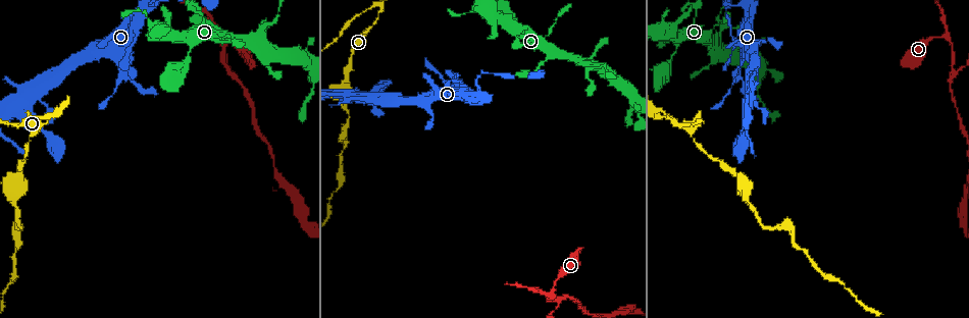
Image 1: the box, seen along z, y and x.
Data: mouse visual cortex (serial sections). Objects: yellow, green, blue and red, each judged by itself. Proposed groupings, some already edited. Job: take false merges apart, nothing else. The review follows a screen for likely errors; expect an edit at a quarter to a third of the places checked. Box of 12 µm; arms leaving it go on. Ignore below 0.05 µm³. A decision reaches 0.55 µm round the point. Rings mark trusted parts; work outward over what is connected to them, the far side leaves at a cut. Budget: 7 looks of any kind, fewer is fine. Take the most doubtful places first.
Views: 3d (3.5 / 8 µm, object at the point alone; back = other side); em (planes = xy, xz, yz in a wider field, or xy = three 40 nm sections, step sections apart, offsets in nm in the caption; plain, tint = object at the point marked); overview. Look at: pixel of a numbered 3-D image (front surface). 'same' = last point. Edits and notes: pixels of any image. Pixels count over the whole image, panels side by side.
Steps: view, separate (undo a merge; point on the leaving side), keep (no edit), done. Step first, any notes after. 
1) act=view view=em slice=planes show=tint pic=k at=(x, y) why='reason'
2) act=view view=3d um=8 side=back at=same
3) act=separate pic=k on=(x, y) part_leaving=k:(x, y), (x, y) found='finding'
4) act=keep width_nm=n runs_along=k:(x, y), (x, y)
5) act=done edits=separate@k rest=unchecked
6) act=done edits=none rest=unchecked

act=view view=3d um=3.5 pic=1 at=(349, 91) why='sharp bend'

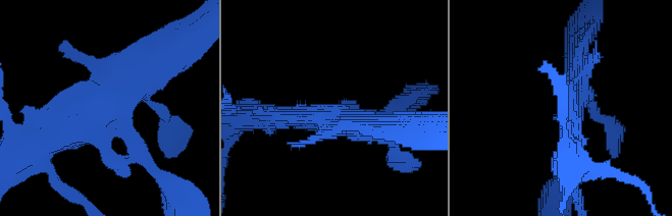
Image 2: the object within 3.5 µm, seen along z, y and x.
act=view view=em slice=xy step=5 show=tint pic=2 at=(106, 108)

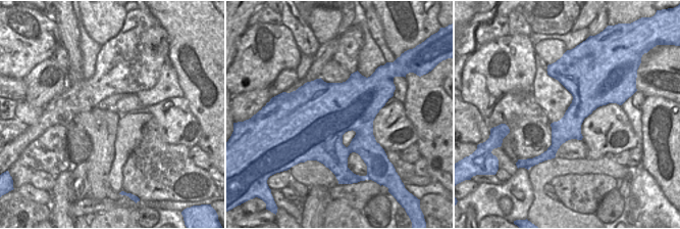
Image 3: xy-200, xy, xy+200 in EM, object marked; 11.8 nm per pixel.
act=keep width_nm=750 runs_along=2:(159, 66), (47, 145) found='all the same cell'

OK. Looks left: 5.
act=view view=3d um=3.5 pic=1 at=(52, 112) why='sharp bend'

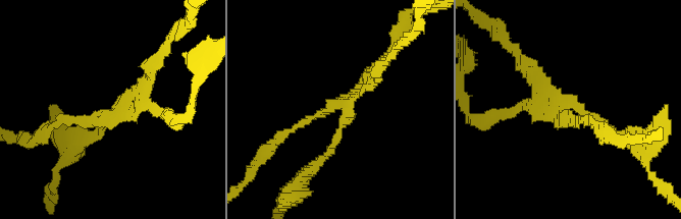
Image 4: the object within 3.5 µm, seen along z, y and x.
act=view view=em slice=xy step=5 show=tint pic=4 at=(580, 110)

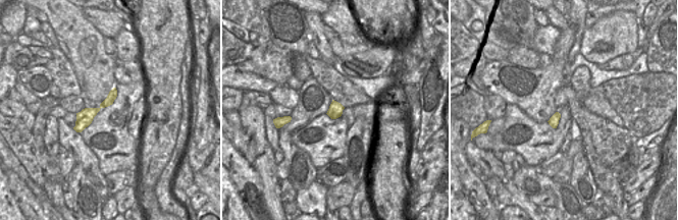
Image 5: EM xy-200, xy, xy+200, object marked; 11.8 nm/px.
act=separate pic=4 on=(306, 121) width_nm=170 part_leaving=4:(338, 106), (285, 131), (263, 158) found='a second cell is stuck on'

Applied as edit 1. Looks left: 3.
act=view view=3d um=3.5 pic=1 at=(228, 70)

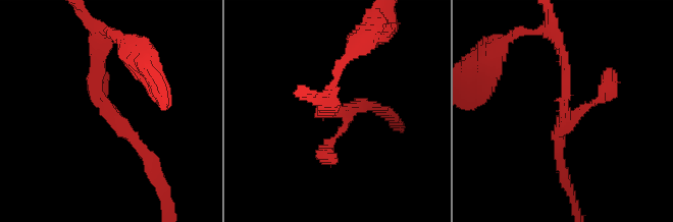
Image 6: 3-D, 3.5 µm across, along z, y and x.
act=view view=em slice=xy step=3 show=tint pic=6 at=(336, 115) arms=3 arm_widths_nm=150,150,150

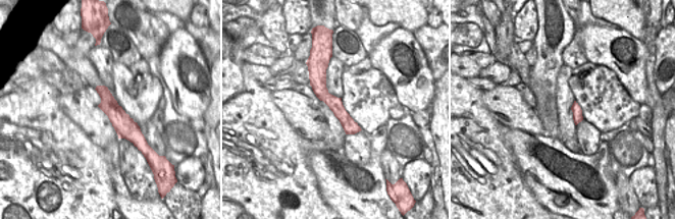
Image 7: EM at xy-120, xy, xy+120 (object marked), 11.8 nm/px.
act=keep runs_along=7:(325, 63), (320, 91), (352, 131) found='continuous, no second cell'

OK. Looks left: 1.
act=done edits=separate@4 rest=unchecked

